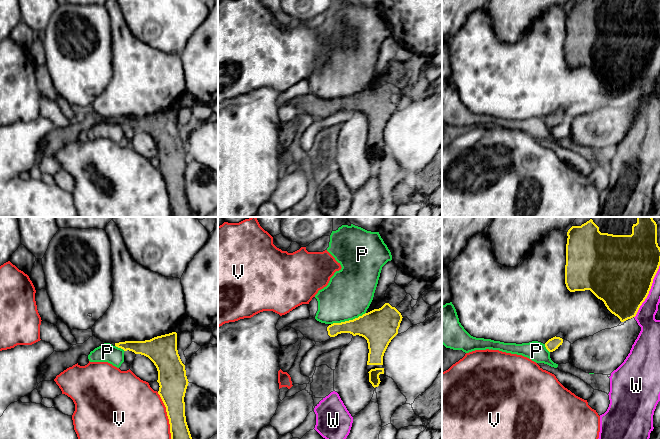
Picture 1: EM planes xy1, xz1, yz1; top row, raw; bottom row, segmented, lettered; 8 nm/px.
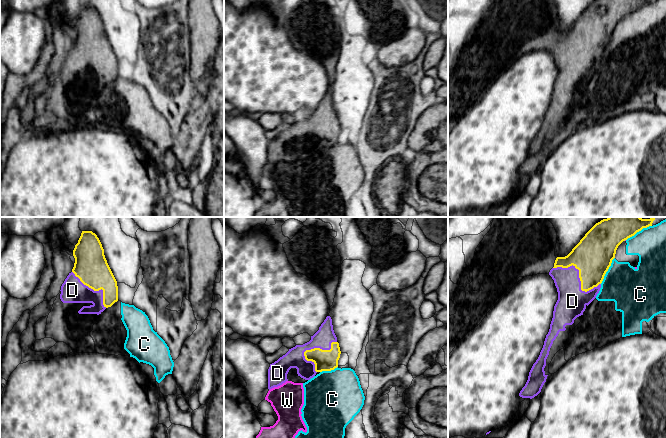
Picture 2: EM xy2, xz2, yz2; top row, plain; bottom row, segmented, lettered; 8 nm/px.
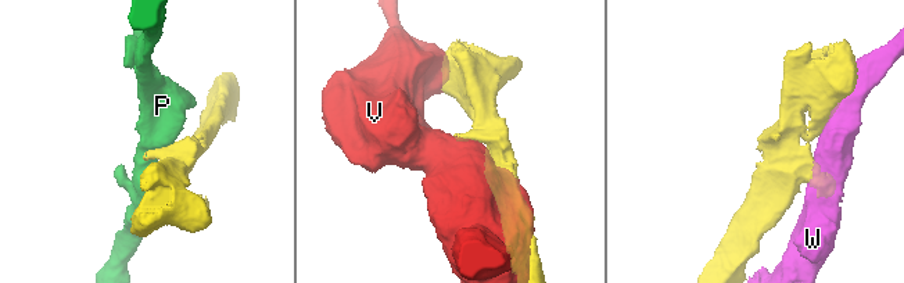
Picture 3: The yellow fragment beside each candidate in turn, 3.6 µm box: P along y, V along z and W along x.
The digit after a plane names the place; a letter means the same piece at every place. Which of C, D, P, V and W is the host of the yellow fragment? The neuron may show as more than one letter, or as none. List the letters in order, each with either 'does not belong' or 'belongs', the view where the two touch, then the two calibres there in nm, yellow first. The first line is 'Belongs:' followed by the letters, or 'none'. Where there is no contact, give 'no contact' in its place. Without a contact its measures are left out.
Belongs: D
C: does not belong | yz2 | 320/340 nm
D: belongs | yz2 | 320/240 nm
P: does not belong | xz1 | 280/380 nm
V: does not belong | xy1 | 220/500 nm
W: does not belong | yz1 | 500/160 nm

